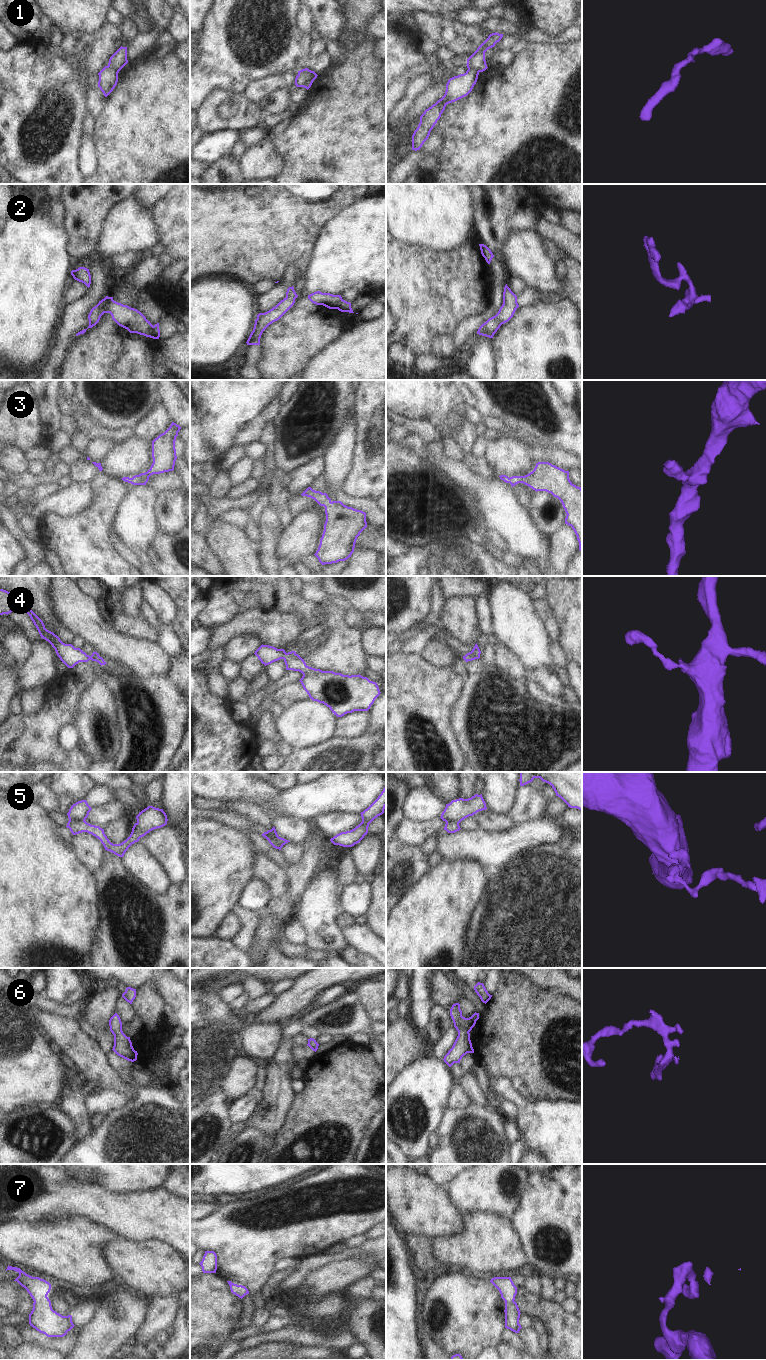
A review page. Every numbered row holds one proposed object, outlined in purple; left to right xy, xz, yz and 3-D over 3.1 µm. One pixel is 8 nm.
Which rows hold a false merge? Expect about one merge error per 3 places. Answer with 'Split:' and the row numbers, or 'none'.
Split: 1, 5

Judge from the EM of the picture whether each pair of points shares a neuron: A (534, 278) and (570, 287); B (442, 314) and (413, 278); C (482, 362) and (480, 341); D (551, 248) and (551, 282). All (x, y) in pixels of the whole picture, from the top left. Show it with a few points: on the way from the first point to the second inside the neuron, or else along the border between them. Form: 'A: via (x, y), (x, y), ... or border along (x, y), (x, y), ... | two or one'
A: border along (564, 281), (554, 291), (542, 292), (538, 289) | two
B: via (437, 305), (435, 300), (422, 287) | one
C: via (482, 357), (482, 346) | one
D: border along (542, 239), (544, 251), (555, 262) | two

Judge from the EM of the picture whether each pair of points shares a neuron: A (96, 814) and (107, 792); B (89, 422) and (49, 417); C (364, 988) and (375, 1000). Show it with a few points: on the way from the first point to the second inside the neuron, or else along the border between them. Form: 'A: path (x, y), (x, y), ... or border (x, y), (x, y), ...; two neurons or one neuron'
A: border (116, 799), (92, 808); two neurons
B: border (58, 406), (62, 413); two neurons
C: path (367, 991), (373, 997); one neuron

